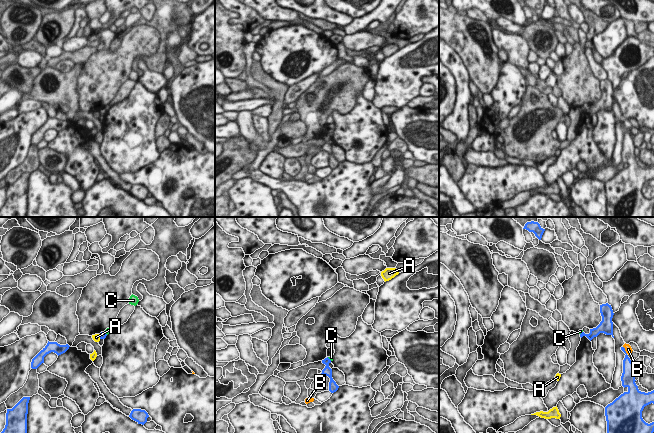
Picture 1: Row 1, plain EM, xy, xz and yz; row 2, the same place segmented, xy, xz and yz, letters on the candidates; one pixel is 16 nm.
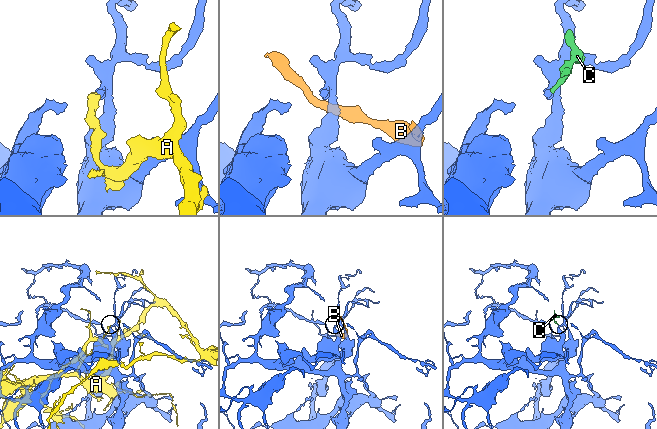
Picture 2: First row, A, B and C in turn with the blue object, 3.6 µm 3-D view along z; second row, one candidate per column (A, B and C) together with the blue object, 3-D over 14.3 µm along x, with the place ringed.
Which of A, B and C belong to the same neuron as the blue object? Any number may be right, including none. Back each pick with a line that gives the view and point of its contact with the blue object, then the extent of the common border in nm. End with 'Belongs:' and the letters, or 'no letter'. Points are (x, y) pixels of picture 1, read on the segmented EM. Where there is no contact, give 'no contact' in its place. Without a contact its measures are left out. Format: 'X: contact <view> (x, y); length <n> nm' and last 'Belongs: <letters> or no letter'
C: contact xz (328, 358); length 100 nm
Belongs: C

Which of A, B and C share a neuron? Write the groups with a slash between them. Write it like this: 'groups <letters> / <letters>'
groups A / B / C

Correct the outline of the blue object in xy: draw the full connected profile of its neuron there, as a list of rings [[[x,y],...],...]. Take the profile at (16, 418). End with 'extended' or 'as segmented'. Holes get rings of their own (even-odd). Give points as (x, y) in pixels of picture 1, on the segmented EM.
[[[23,397],[12,409],[7,409],[6,425],[1,433],[27,433],[30,397]]] | as segmented

